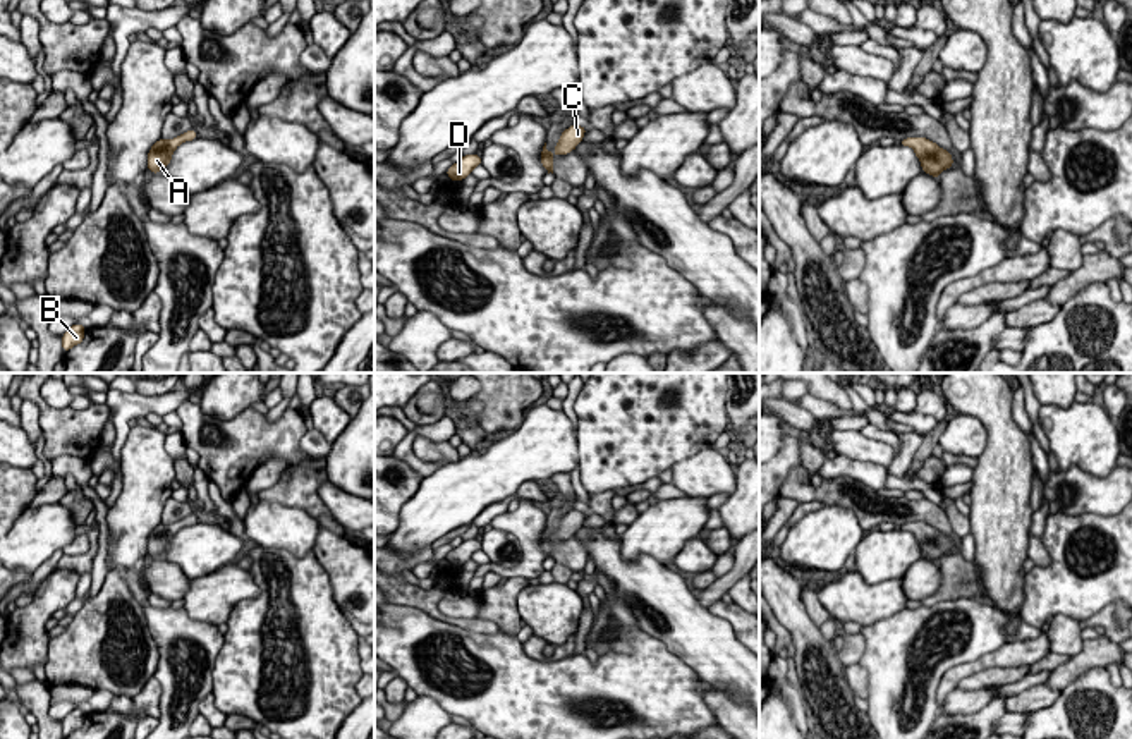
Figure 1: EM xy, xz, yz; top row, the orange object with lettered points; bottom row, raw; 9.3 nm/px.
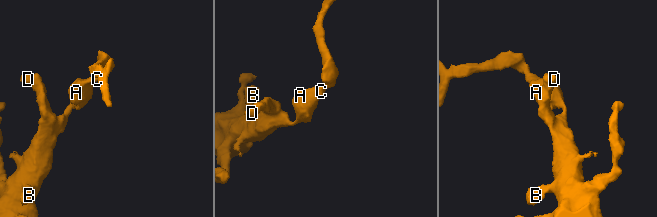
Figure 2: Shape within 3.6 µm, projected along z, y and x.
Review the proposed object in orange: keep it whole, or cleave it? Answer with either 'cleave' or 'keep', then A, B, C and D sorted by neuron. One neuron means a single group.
keep; A B C D

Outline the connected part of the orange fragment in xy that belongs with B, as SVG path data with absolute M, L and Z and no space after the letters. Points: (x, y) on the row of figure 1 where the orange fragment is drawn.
M81 323L72 325L64 335L62 335L62 349L67 352L74 345L81 344L84 340L86 328Z

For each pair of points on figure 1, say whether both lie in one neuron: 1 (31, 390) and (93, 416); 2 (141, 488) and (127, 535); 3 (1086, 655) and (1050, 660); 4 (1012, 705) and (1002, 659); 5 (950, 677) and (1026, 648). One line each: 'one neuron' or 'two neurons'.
1: one neuron
2: one neuron
3: one neuron
4: two neurons
5: one neuron

